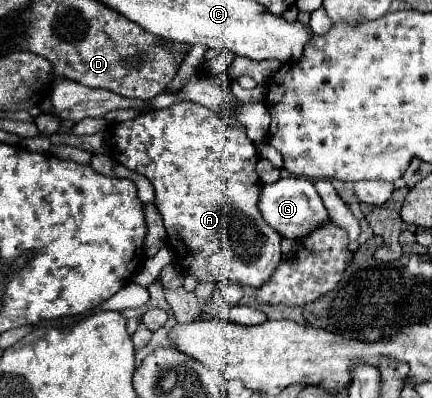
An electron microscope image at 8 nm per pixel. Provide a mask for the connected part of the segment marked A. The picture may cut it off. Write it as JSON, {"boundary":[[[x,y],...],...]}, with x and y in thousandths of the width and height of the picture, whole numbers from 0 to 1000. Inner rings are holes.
{"boundary":[[[417,256],[417,261],[403,261],[384,276],[352,276],[343,281],[343,291],[319,291],[310,302],[296,302],[296,307],[278,307],[278,312],[264,312],[255,317],[255,337],[264,347],[264,402],[278,407],[282,417],[319,432],[319,437],[333,437],[352,467],[356,467],[356,482],[361,482],[361,523],[375,543],[375,553],[384,558],[384,578],[389,578],[389,618],[407,633],[407,663],[435,683],[444,683],[449,693],[458,693],[463,709],[556,709],[556,714],[569,714],[569,719],[588,719],[588,724],[602,724],[625,693],[630,683],[644,673],[644,663],[653,658],[653,638],[648,638],[648,588],[639,588],[639,578],[630,578],[606,548],[602,548],[602,533],[593,523],[597,513],[597,487],[602,487],[602,447],[593,437],[593,407],[597,407],[597,382],[583,362],[583,352],[574,352],[569,342],[569,327],[546,307],[546,312],[528,312],[528,302],[509,302],[509,291],[500,291],[495,276],[468,266],[468,261],[449,261],[449,256]]]}

